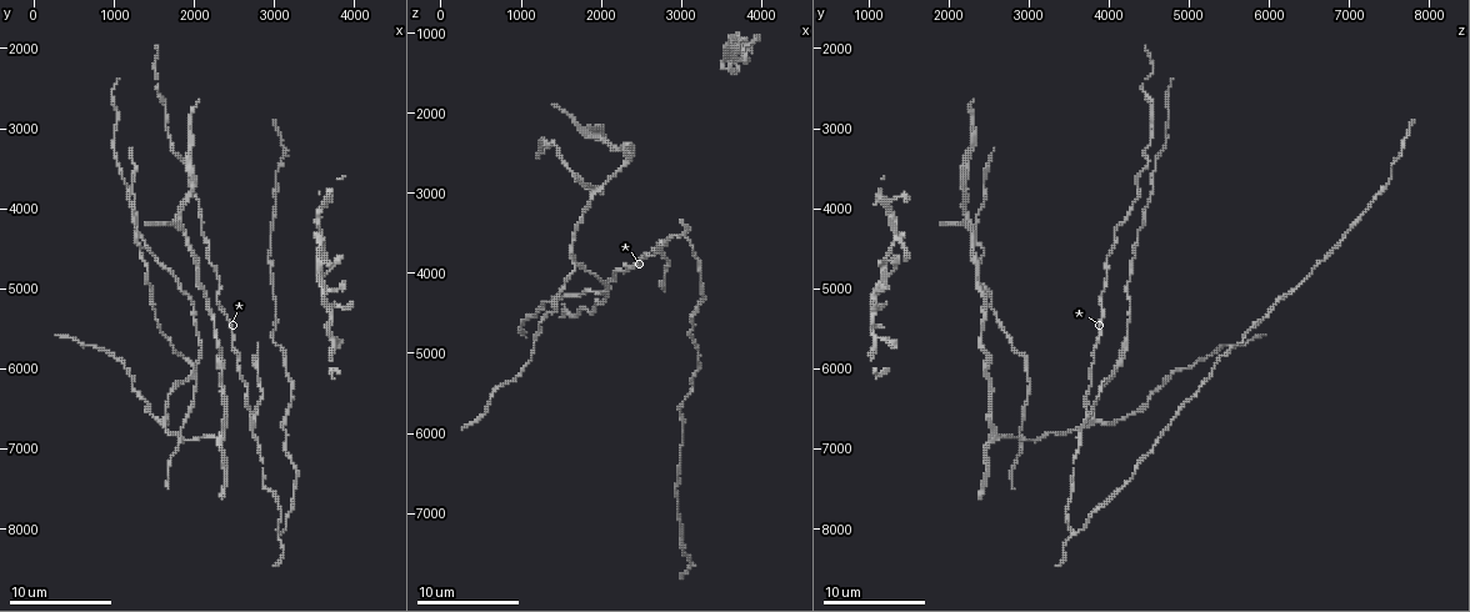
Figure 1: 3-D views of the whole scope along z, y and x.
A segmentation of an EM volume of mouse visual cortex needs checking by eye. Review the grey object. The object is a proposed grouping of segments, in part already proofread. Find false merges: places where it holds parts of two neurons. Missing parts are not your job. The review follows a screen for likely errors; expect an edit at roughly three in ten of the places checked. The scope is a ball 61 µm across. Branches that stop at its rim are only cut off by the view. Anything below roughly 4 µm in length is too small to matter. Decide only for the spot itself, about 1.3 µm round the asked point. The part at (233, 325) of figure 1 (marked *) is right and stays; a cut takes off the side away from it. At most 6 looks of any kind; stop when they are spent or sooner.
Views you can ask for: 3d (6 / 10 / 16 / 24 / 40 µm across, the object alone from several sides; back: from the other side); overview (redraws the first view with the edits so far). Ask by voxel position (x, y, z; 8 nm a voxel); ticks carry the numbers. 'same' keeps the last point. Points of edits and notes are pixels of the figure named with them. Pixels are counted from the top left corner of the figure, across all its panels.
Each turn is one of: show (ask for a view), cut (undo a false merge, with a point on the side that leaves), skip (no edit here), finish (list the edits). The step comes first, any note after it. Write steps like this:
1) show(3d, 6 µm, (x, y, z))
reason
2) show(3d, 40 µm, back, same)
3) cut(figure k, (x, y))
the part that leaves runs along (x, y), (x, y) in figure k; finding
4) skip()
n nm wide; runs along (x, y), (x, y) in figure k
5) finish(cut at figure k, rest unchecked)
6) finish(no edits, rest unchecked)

show(3d, 10 µm, (1900, 6900, 3050))
four or more arms meet

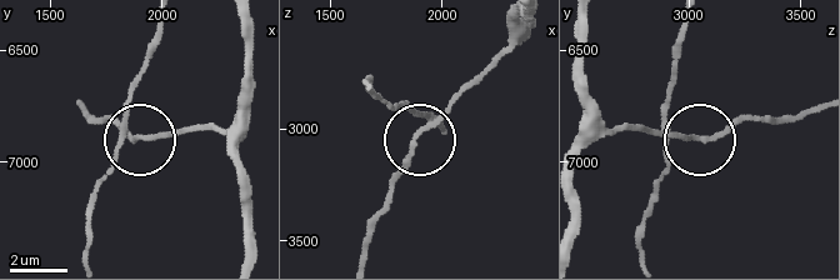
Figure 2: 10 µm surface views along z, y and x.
show(3d, 6 µm, (1920, 6900, 3010))

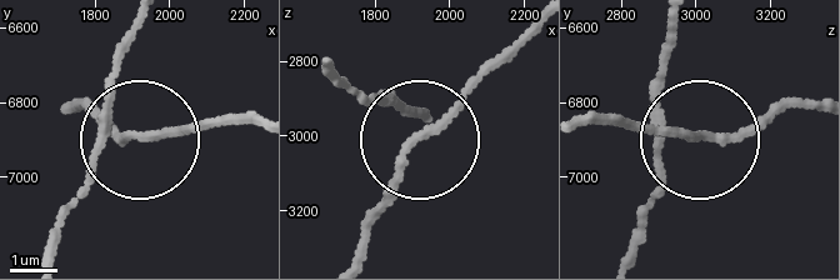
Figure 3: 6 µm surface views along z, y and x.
skip()
runs along (355, 249), (415, 141), (388, 106), (395, 94) in figure 3; continuous, no second neuron

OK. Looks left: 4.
show(3d, 6 µm, (2400, 6750, 2550))
three-way junction

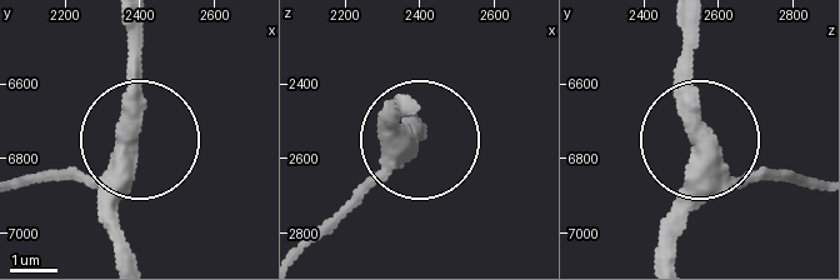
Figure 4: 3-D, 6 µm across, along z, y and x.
skip()
runs along (814, 185), (743, 178), (698, 141), (670, 253) in figure 4; continuous, no second neuron

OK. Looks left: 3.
show(3d, 10 µm, (2800, 6550, 3800))

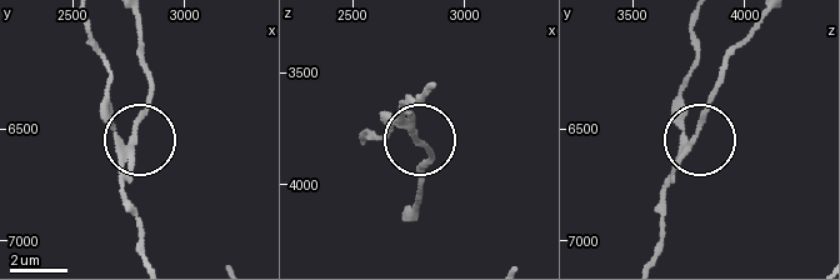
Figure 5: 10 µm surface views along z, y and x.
cut(figure 5, (140, 118))
side arm 8 µm; the part that leaves runs along (124, 150), (153, 80), (138, 23) in figure 5; a second neuron is stuck on

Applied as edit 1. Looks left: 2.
finish(cut at figure 5, rest unchecked)

